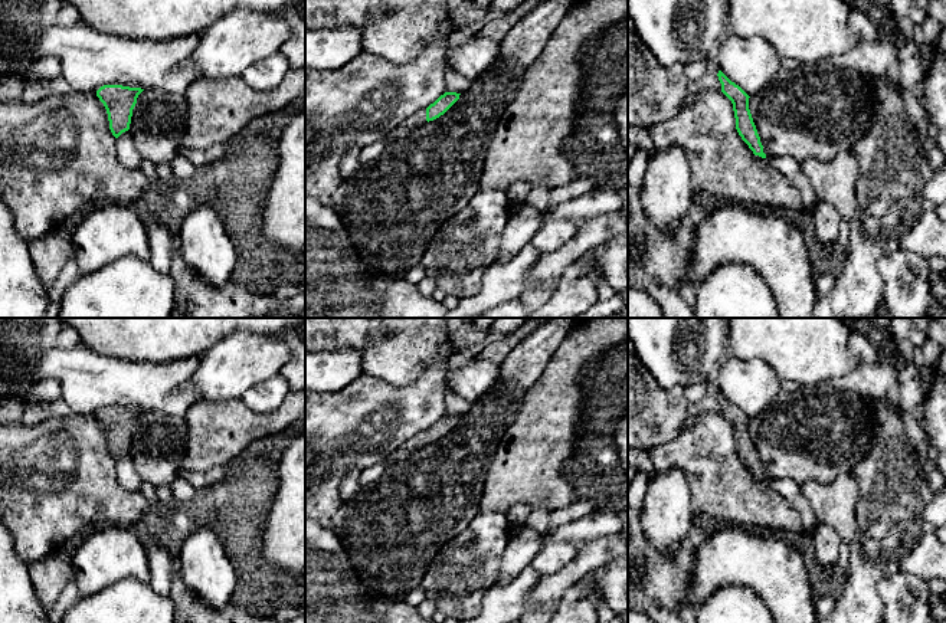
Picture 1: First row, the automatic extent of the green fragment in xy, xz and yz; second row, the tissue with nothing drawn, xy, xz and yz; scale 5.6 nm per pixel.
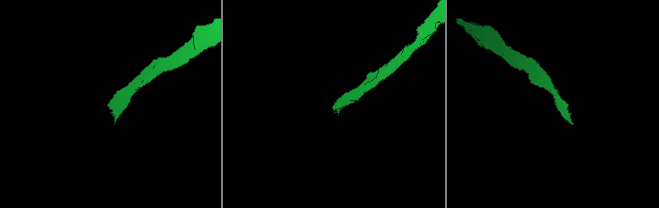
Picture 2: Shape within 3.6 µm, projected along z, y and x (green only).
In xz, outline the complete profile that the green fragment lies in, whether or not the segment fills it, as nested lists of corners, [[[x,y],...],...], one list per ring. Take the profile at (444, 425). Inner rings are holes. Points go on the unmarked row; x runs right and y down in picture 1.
[[[445,414],[428,430],[418,433],[416,436],[406,440],[400,445],[384,462],[387,466],[397,463],[402,459],[406,459],[415,450],[433,443],[443,437],[458,422],[461,416]]]

